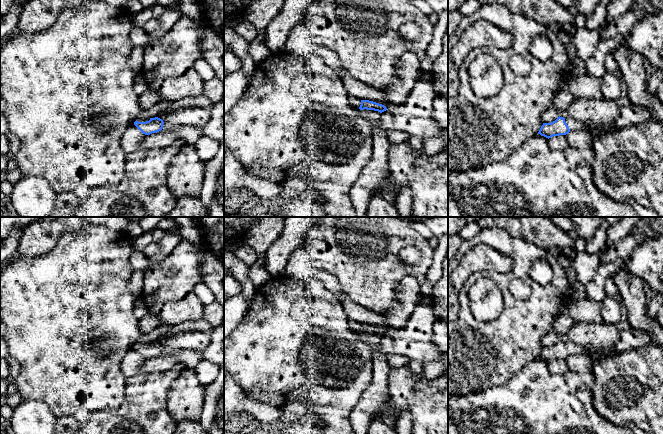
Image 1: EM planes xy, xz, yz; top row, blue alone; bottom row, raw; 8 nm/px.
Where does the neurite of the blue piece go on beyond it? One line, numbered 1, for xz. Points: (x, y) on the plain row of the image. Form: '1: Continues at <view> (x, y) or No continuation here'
1: Continues at xz (375, 398)

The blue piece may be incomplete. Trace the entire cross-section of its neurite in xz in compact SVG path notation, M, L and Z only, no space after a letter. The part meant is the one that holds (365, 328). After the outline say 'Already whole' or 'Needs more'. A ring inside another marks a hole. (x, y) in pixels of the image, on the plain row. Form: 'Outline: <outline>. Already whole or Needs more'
Outline: M361 324L359 331L361 340L372 346L373 350L373 376L370 385L363 392L359 402L353 408L349 421L355 434L367 434L371 423L371 416L378 411L387 410L390 406L388 400L388 373L390 366L387 354L379 349L381 337L387 332L379 327Z. Needs more

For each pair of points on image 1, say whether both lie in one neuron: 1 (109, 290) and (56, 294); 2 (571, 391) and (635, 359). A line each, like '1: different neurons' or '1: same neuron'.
1: same neuron
2: different neurons

